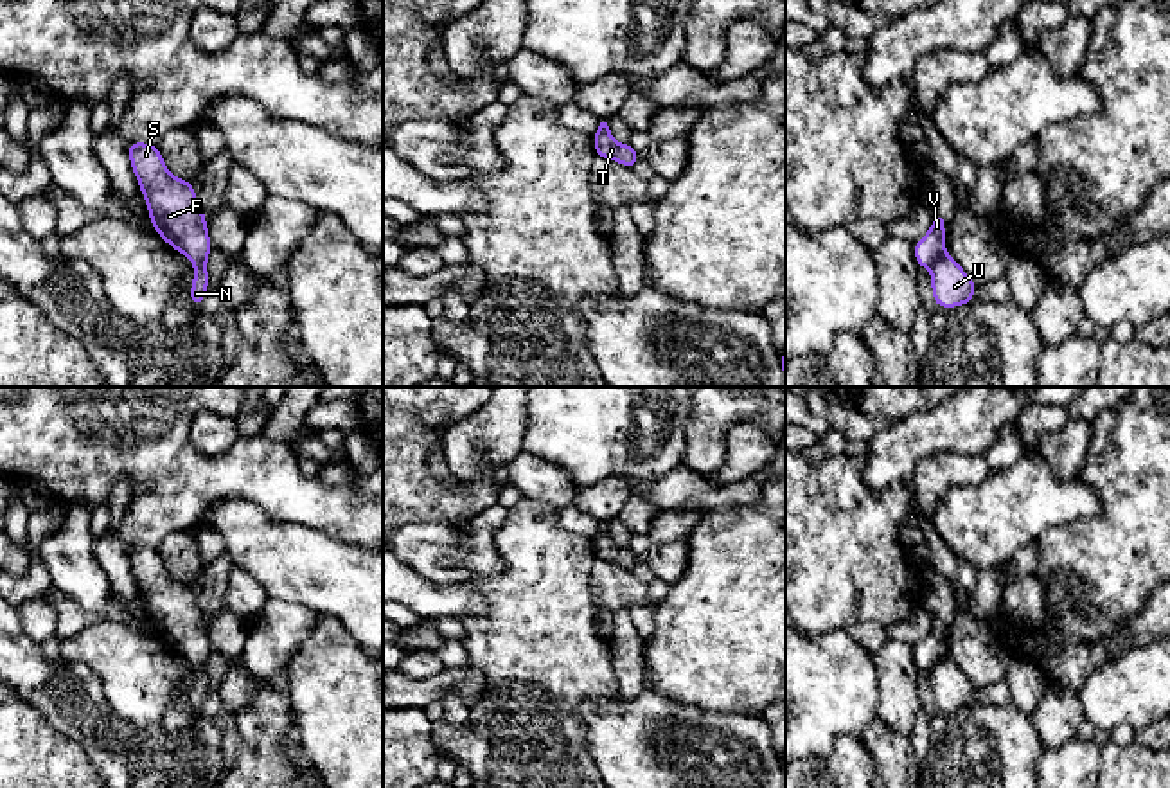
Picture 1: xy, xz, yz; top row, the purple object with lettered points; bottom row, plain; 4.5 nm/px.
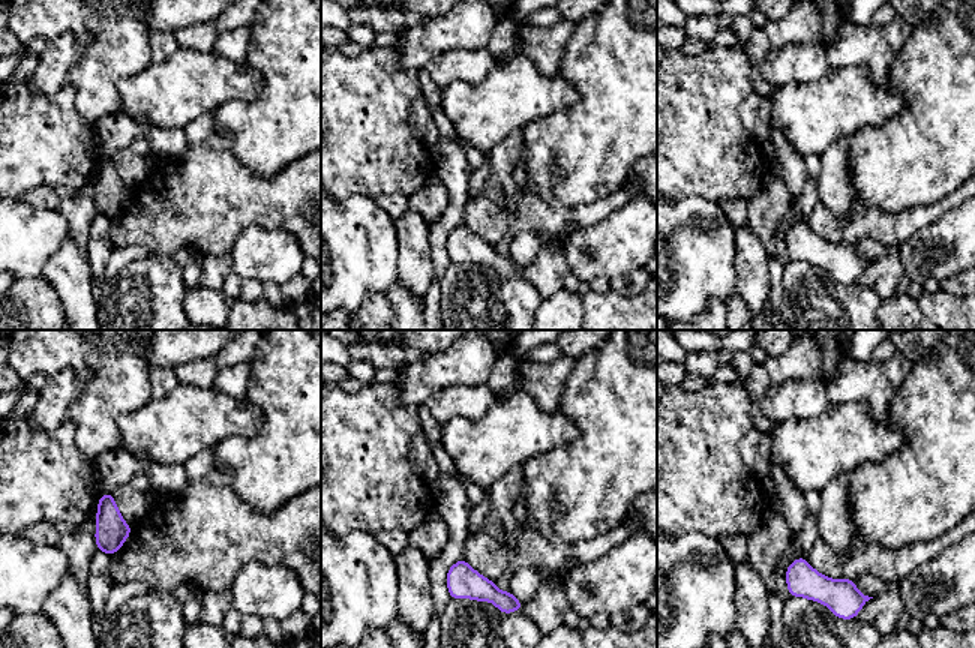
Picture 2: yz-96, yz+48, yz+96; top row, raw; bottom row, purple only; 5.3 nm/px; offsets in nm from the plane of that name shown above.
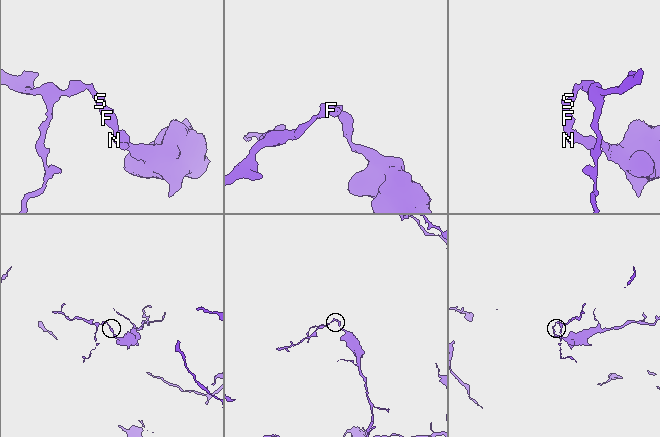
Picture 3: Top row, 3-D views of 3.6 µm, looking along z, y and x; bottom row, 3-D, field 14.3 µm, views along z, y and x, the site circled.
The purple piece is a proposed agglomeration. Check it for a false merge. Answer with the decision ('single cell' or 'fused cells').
fused cells

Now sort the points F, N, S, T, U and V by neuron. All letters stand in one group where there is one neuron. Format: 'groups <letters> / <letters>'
groups F S V / N T U

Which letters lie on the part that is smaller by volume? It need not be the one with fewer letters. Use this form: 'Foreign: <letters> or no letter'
Foreign: F, S, V

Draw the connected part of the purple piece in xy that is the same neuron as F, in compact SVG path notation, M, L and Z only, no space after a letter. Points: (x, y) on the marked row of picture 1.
M129 142L128 148L155 230L194 266L207 264L210 237L192 182L173 176L155 144Z

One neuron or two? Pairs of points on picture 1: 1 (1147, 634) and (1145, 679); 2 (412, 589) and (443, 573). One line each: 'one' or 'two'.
1: two
2: two

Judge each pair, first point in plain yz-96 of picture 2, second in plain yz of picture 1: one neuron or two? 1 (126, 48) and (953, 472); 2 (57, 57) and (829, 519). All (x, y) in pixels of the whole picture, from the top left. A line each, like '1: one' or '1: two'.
1: one
2: two

